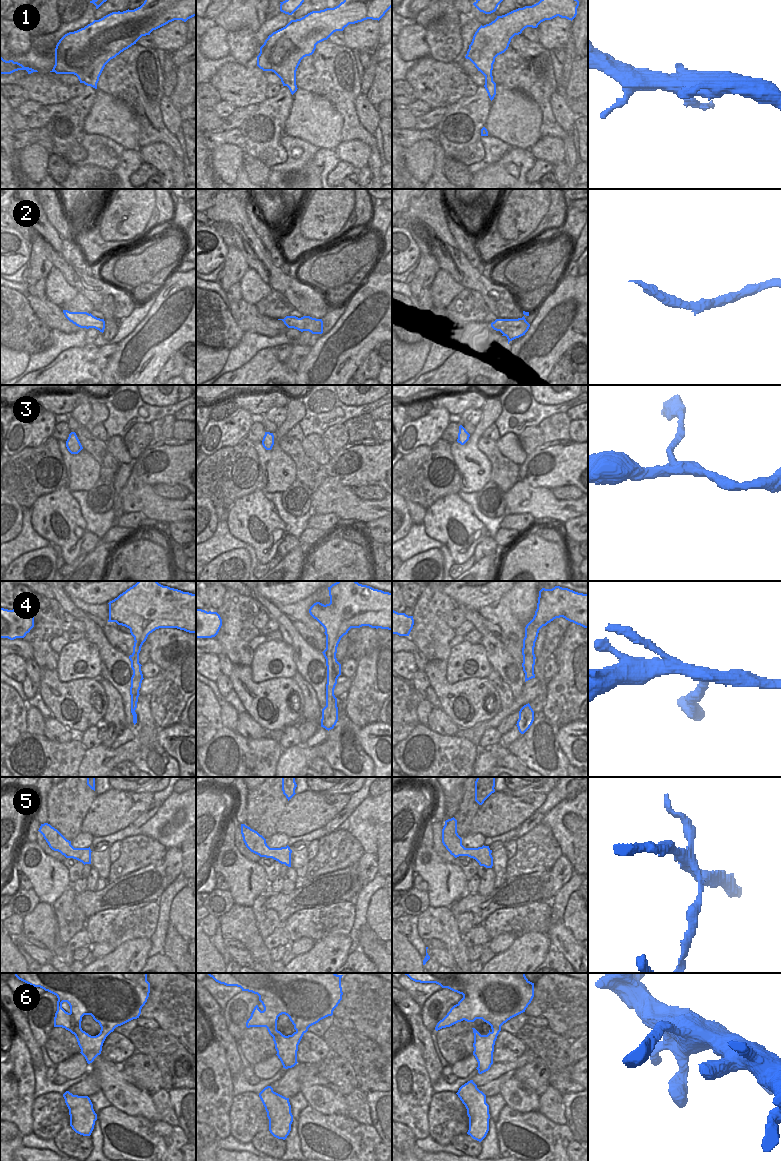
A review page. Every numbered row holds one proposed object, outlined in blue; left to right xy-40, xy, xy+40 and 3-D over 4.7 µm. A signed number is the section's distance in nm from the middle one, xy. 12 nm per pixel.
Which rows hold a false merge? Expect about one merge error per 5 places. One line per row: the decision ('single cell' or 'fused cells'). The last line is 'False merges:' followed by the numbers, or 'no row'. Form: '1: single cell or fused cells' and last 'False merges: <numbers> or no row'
1: single cell
2: single cell
3: single cell
4: single cell
5: fused cells
6: single cell
False merges: 5

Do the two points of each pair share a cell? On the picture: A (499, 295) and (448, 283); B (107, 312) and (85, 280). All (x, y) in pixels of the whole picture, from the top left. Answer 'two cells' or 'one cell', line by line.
A: two cells
B: two cells

